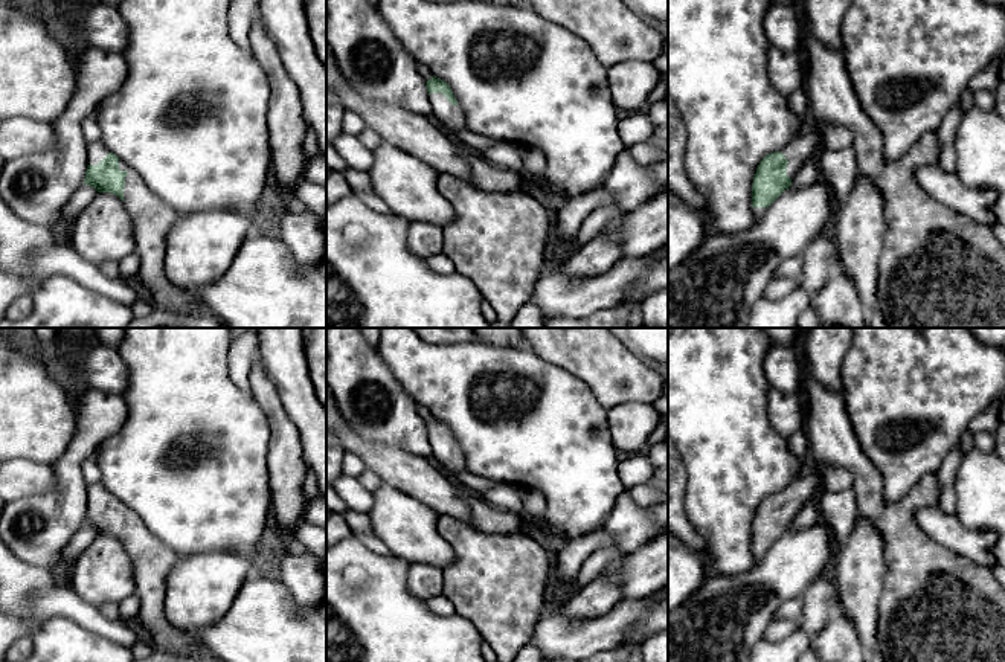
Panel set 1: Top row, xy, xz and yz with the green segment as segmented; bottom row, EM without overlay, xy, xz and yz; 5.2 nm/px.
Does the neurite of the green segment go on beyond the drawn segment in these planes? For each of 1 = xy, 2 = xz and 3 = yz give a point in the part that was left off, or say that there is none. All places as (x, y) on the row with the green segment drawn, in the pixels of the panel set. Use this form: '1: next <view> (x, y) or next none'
1: next xy (151, 217)
2: next xz (449, 116)
3: next yz (938, 269)

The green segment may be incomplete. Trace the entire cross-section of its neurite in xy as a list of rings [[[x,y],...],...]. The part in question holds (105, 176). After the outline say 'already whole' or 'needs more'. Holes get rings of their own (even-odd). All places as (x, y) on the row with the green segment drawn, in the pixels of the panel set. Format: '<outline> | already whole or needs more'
[[[101,140],[87,146],[84,185],[99,194],[114,194],[124,201],[133,223],[136,255],[140,261],[139,278],[151,293],[153,307],[185,316],[201,313],[198,296],[175,287],[163,268],[166,235],[180,215]]] | needs more

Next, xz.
[[[432,76],[425,82],[429,102],[432,105],[432,117],[448,133],[459,133],[465,128],[465,116],[450,88],[450,85]]] | needs more

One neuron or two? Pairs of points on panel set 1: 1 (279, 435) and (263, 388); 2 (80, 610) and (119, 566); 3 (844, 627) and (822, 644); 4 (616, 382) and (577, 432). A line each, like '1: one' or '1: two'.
1: one
2: two
3: one
4: two

